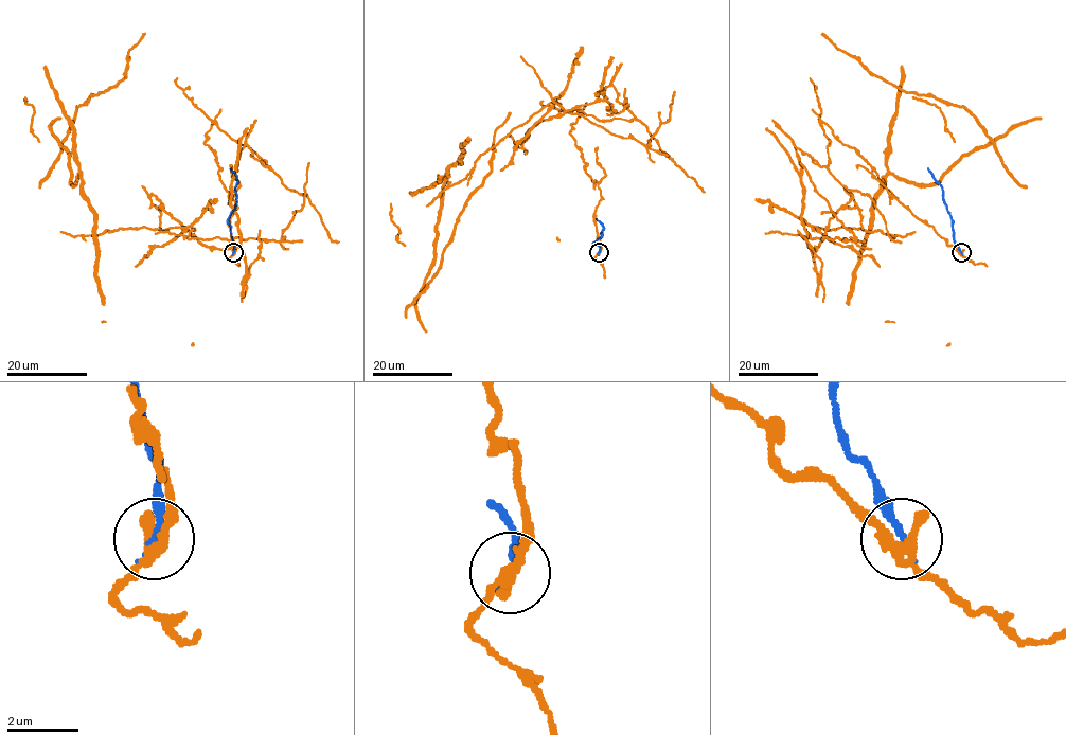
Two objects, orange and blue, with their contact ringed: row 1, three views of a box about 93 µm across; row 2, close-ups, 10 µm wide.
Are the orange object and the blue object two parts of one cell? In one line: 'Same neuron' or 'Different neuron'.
Different neuron

